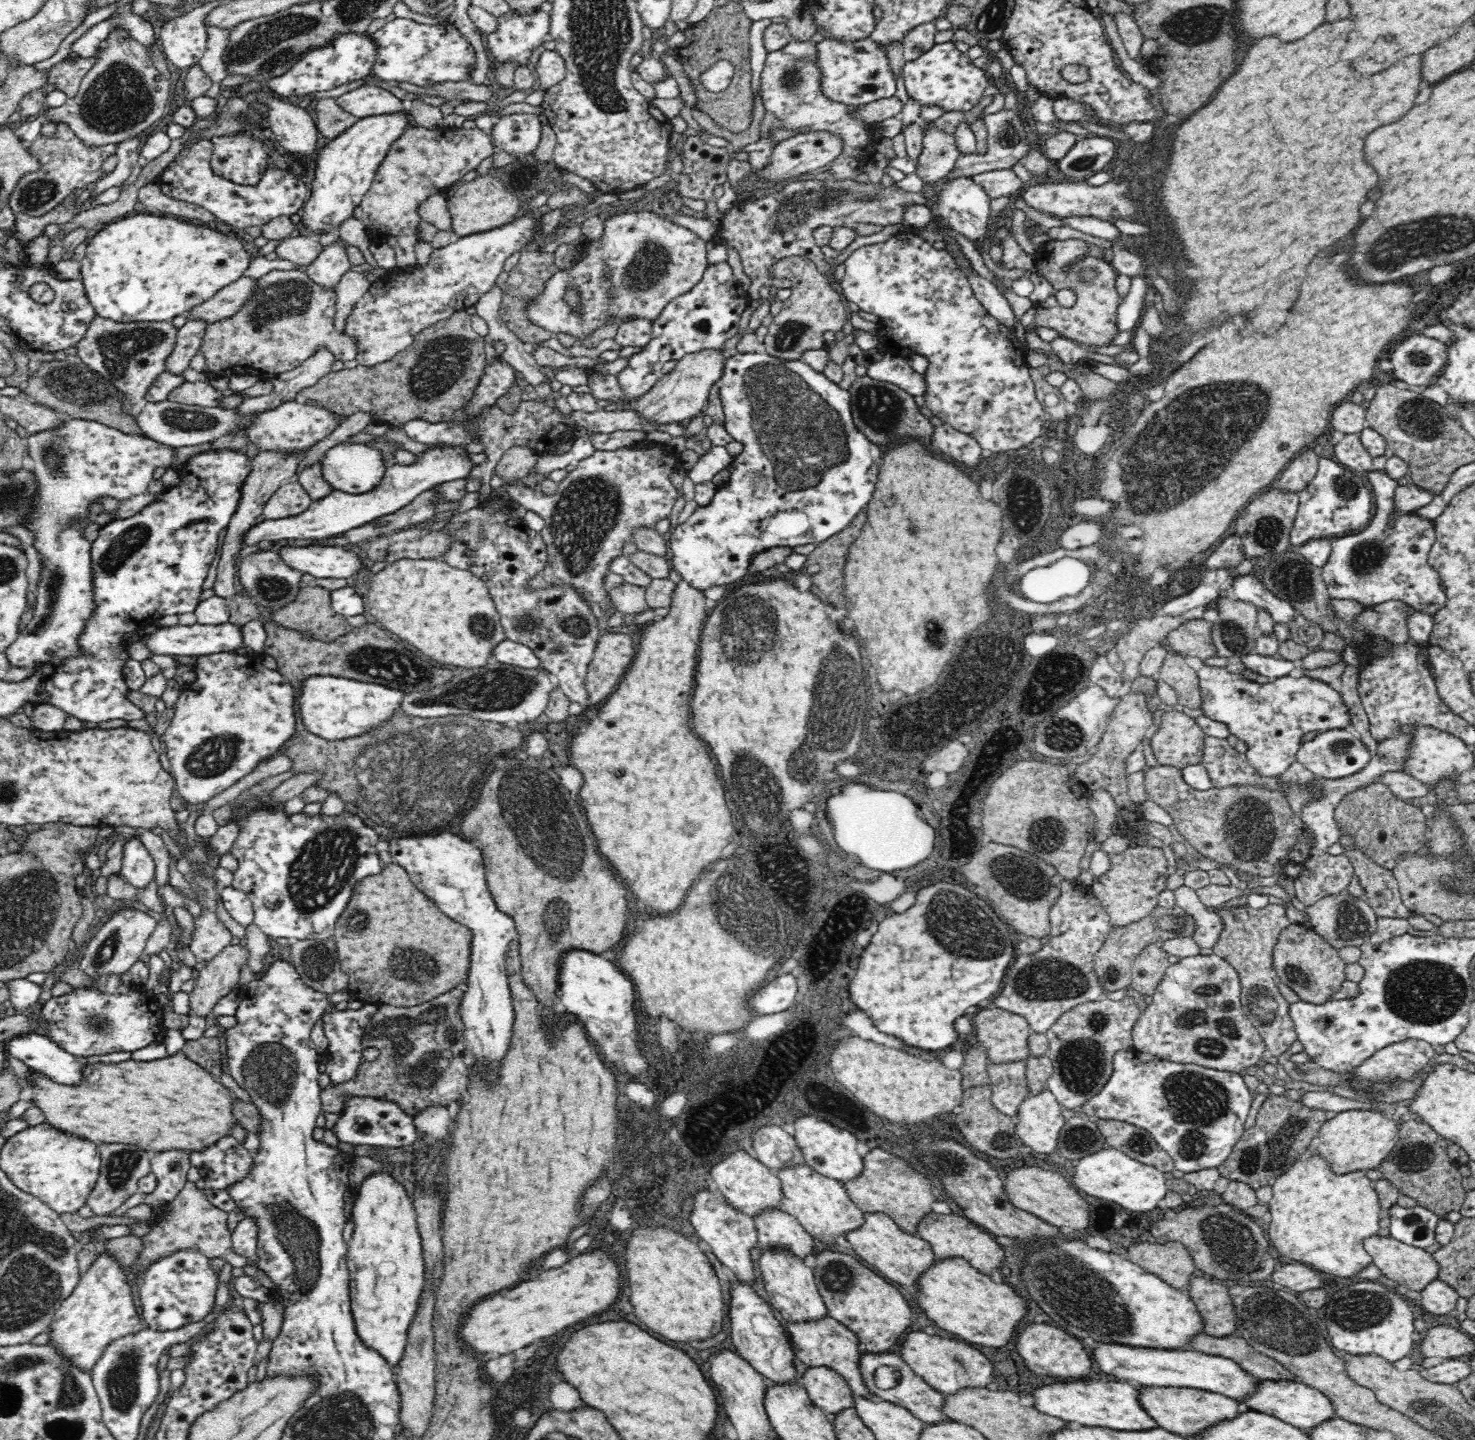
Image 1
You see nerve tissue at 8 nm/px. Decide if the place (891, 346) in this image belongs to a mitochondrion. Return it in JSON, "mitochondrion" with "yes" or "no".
{"mitochondrion":"no"}

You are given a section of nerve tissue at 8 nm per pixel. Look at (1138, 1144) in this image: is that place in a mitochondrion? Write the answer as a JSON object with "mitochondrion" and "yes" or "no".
{"mitochondrion":"yes"}

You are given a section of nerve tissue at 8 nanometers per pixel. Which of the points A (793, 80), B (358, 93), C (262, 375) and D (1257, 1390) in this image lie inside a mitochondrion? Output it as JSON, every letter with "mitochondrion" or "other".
{"A":"mitochondrion","B":"other","C":"other","D":"other"}

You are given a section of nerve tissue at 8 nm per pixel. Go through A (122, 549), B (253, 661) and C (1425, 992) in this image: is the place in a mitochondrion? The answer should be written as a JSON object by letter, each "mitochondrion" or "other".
{"A":"mitochondrion","B":"other","C":"mitochondrion"}

